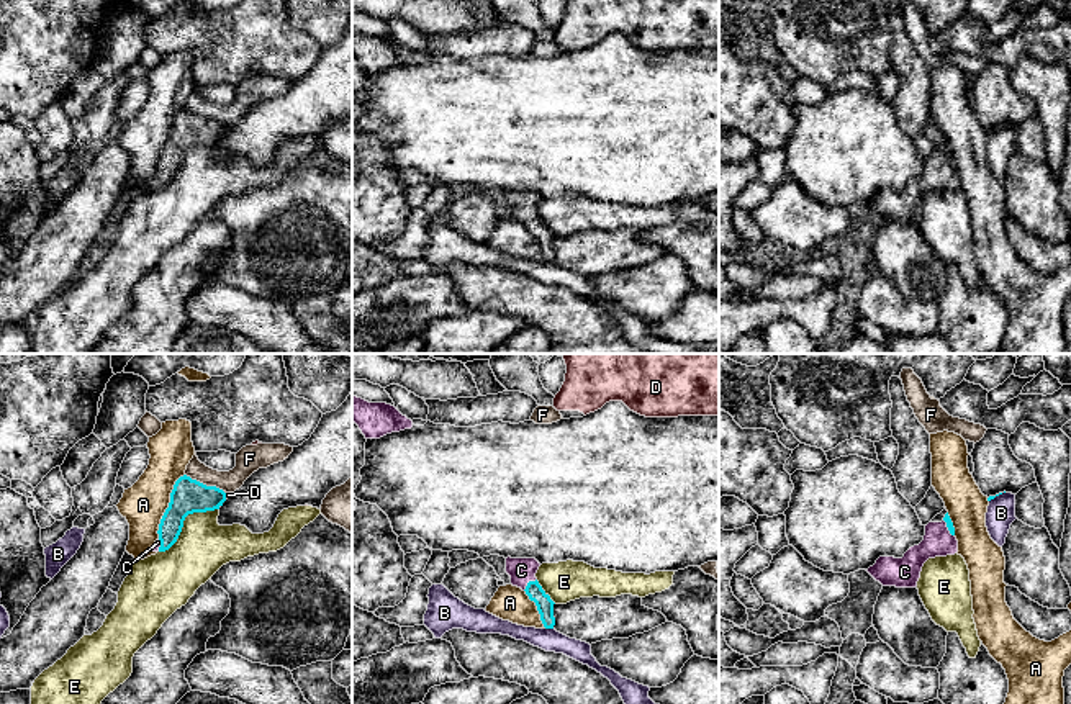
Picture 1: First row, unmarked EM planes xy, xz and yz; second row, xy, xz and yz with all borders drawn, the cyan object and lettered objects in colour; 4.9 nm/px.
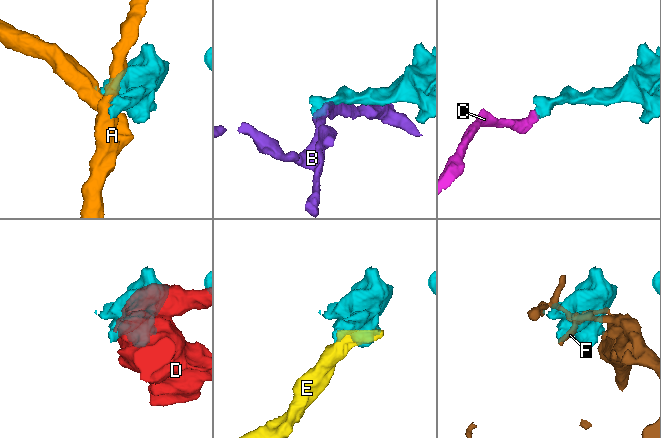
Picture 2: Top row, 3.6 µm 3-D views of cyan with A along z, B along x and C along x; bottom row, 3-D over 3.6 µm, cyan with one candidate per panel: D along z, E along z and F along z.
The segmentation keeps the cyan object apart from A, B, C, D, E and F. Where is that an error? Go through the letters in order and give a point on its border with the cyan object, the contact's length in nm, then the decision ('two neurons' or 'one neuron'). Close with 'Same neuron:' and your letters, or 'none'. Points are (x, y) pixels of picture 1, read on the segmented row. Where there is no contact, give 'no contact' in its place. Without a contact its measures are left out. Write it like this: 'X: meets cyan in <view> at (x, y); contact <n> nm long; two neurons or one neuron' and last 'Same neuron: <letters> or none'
A: meets cyan in xy at (169, 506); contact 340 nm long; two neurons
B: meets cyan in xz at (549, 627); contact 40 nm long; two neurons
C: meets cyan in xz at (528, 583); contact 90 nm long; one neuron
D: meets cyan in xy at (225, 495); contact 40 nm long; two neurons
E: meets cyan in xy at (184, 519); contact 360 nm long; two neurons
F: meets cyan in xy at (205, 485); contact 220 nm long; two neurons
Same neuron: C

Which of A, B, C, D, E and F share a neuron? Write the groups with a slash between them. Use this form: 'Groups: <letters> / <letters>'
Groups: A / B / C / D E / F

